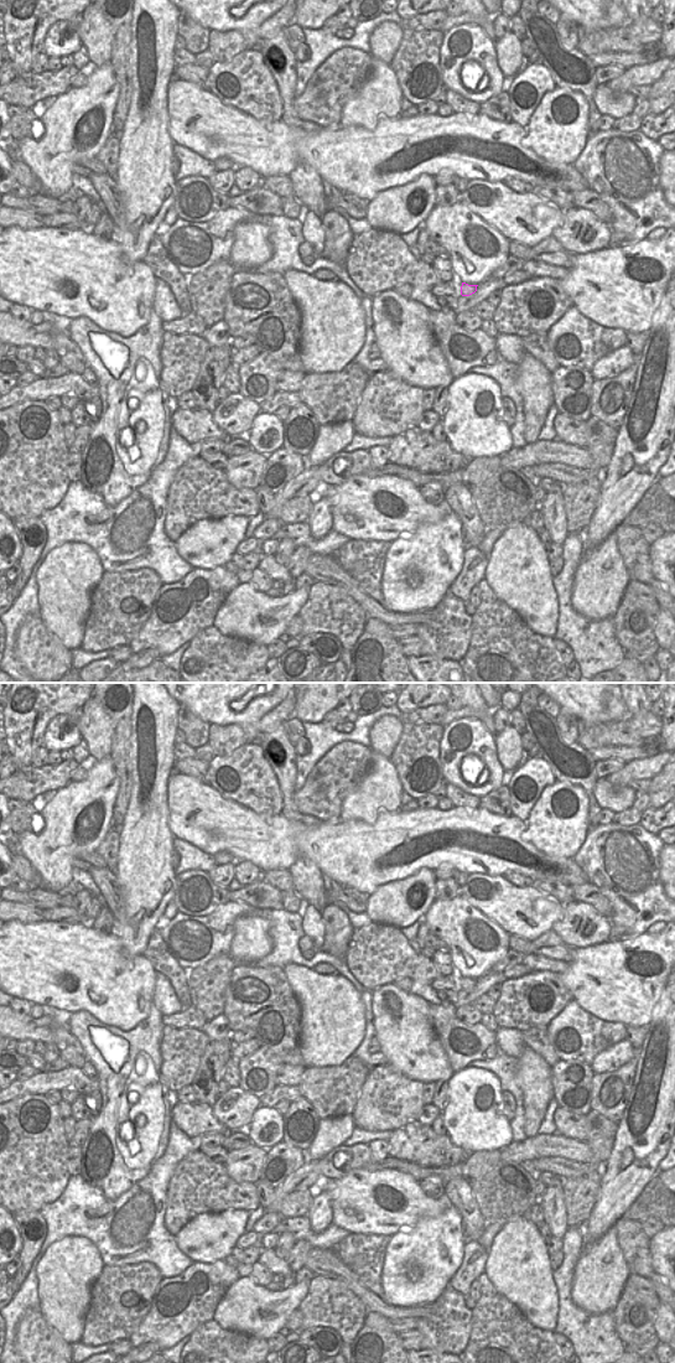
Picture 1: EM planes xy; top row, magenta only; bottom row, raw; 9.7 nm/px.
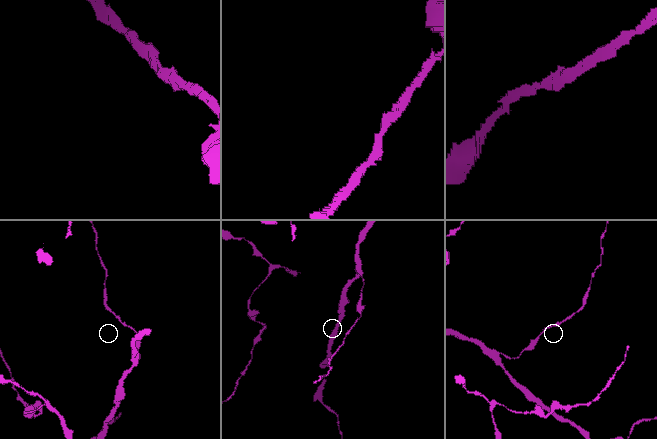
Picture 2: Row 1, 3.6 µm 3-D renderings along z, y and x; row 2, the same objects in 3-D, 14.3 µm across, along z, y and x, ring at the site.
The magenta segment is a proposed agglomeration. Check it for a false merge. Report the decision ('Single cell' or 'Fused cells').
Single cell

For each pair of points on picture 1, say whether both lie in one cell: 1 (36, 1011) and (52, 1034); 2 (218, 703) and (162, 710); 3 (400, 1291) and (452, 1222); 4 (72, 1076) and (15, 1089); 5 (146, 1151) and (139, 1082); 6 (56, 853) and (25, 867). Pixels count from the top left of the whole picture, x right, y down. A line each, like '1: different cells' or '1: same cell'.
1: different cells
2: different cells
3: same cell
4: same cell
5: same cell
6: different cells

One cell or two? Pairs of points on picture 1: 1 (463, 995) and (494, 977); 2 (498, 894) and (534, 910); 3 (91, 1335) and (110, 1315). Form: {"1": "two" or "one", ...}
{"1": "one", "2": "one", "3": "one"}

